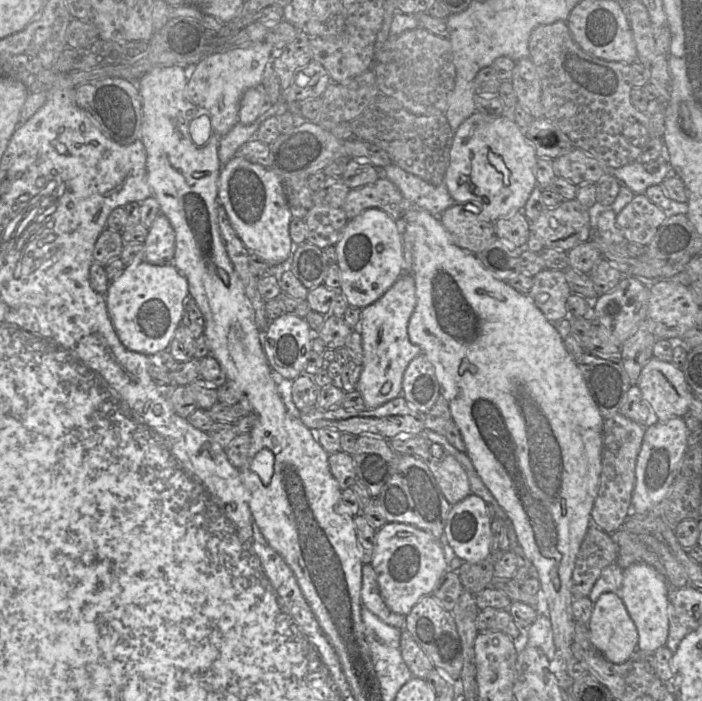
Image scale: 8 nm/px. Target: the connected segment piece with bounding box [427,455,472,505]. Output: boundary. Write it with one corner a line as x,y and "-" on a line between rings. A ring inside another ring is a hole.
447,455
442,461
432,457
427,464
451,505
472,493
465,469
452,455

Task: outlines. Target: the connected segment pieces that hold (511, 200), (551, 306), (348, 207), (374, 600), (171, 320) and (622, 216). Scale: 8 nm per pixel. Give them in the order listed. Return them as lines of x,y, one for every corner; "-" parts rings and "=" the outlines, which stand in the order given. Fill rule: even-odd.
475,112
454,132
449,166
444,183
456,204
467,202
479,204
485,217
483,221
495,222
517,211
523,211
529,196
537,185
535,177
537,158
538,156
533,144
513,120
504,115
487,116
=
543,269
533,278
533,285
527,294
548,321
567,318
567,298
572,294
565,273
558,270
=
380,177
375,183
351,189
346,197
343,209
351,220
369,208
385,211
396,222
402,222
408,208
400,190
386,177
=
371,564
362,566
362,604
384,623
393,627
405,628
406,617
394,613
384,603
377,581
377,575
=
142,261
125,266
119,277
110,282
104,297
120,343
131,352
152,356
168,350
181,325
188,296
188,281
173,264
153,265
=
635,194
632,201
617,214
616,225
627,241
647,246
666,218
667,212
650,201
645,194

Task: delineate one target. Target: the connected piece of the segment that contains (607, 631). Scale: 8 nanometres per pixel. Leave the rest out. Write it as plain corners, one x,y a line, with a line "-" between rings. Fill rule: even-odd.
606,592
599,596
588,628
594,646
612,663
624,663
638,648
637,628
619,593

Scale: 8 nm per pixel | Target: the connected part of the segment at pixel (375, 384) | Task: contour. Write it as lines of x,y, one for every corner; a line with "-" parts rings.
402,274
402,275
398,278
398,280
393,284
393,286
392,286
390,289
388,289
388,290
386,291
386,293
385,293
380,299
378,299
378,300
377,300
376,302
374,302
373,304
371,304
371,305
369,305
369,306
367,306
367,307
365,307
365,308
362,309
361,320
360,320
360,324
359,324
359,326
358,326
358,329
353,329
353,330
358,330
358,332
361,334
361,337
362,337
362,348
363,348
362,372
361,372
361,374
360,374
360,378
359,378
359,381
358,381
358,384
357,384
357,389
356,389
356,390
359,391
359,392
362,394
363,400
364,400
364,404
365,404
365,406
366,406
366,410
375,409
375,408
377,408
377,407
380,407
380,406
382,406
383,404
387,403
388,401
393,400
393,399
395,399
395,398
397,398
397,397
399,397
399,396
402,395
402,381
403,381
404,372
405,372
405,370
407,369
409,363
410,363
415,357
417,357
418,355
420,355
420,354
422,353
421,348
420,348
419,346
413,344
413,343
409,340
409,337
408,337
408,323
409,323
410,317
411,317
411,315
412,315
412,313
413,313
413,311
414,311
414,309
415,309
415,306
416,306
416,288
415,288
414,277
413,277
412,274

